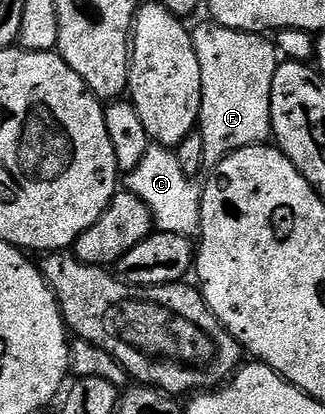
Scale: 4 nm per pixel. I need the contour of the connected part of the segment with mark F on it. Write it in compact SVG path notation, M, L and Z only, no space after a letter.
M212 20L194 25L191 36L200 72L199 132L204 136L205 166L214 170L227 155L270 139L271 86L281 58L266 35L228 29Z

